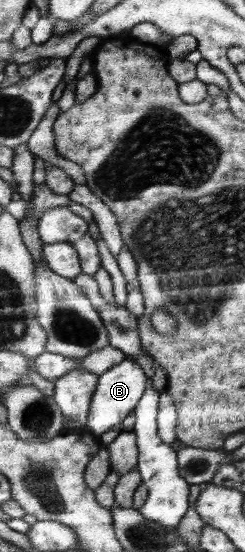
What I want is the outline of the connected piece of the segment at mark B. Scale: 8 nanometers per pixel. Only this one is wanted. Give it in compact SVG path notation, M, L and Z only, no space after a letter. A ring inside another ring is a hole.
M132 357L123 359L118 365L109 368L100 375L99 383L95 387L92 402L89 404L88 424L84 430L95 434L98 438L103 433L113 430L139 406L149 386L147 374L139 363L132 361Z

